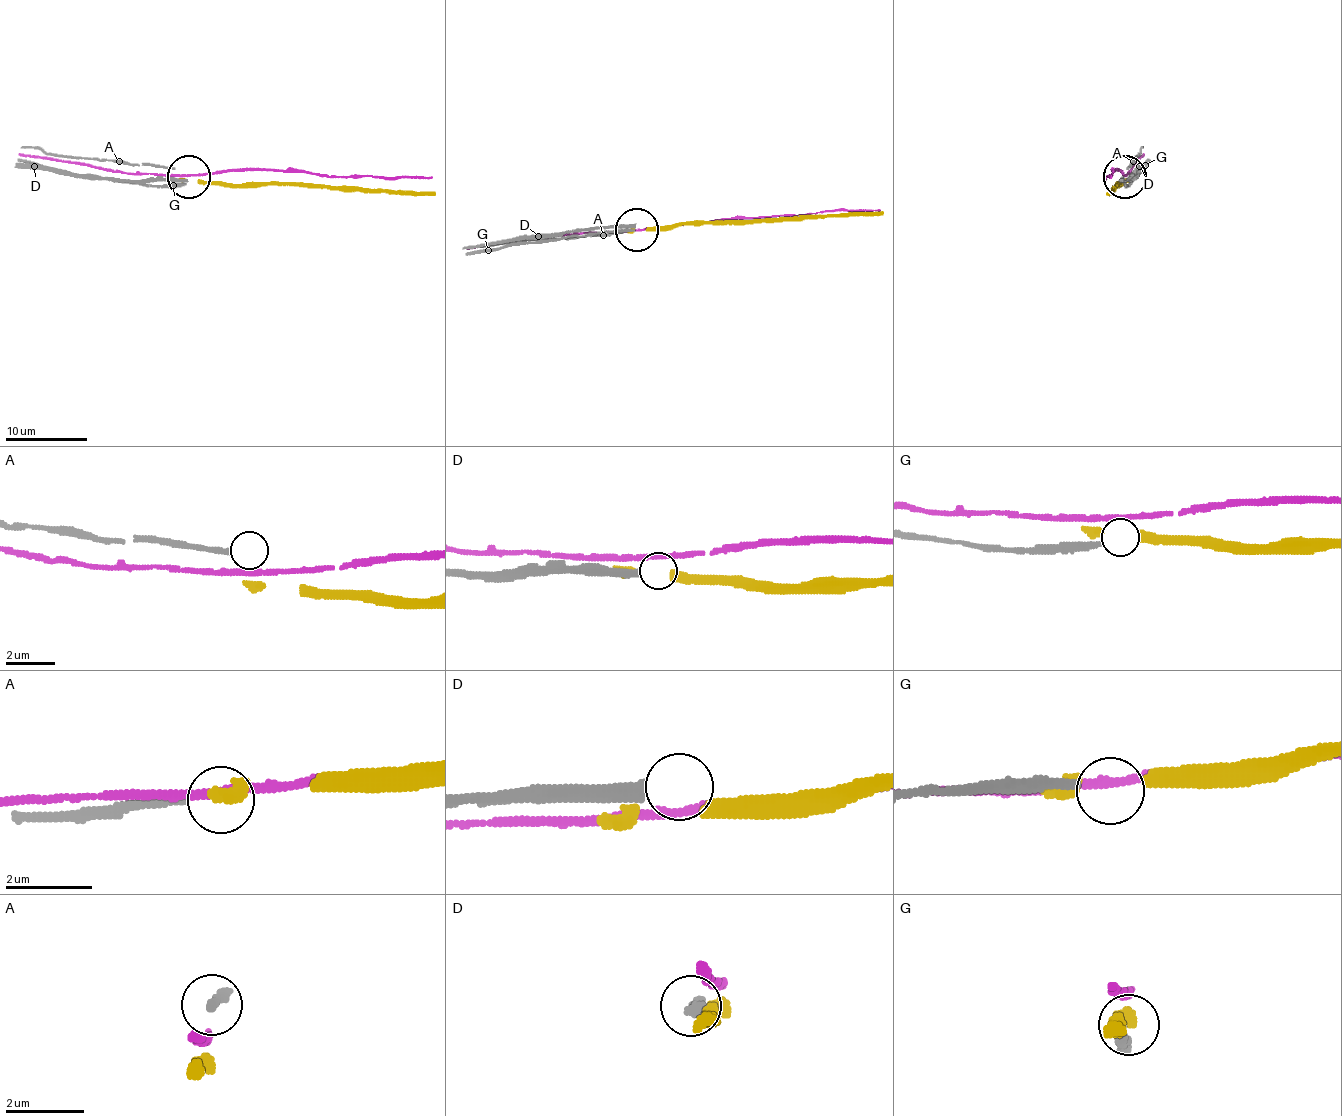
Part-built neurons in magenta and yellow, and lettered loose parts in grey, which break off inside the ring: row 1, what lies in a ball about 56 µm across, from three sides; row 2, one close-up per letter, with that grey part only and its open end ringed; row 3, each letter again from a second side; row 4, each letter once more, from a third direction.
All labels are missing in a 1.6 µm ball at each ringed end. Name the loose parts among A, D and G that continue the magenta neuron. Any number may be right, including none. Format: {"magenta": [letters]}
{"magenta": []}

